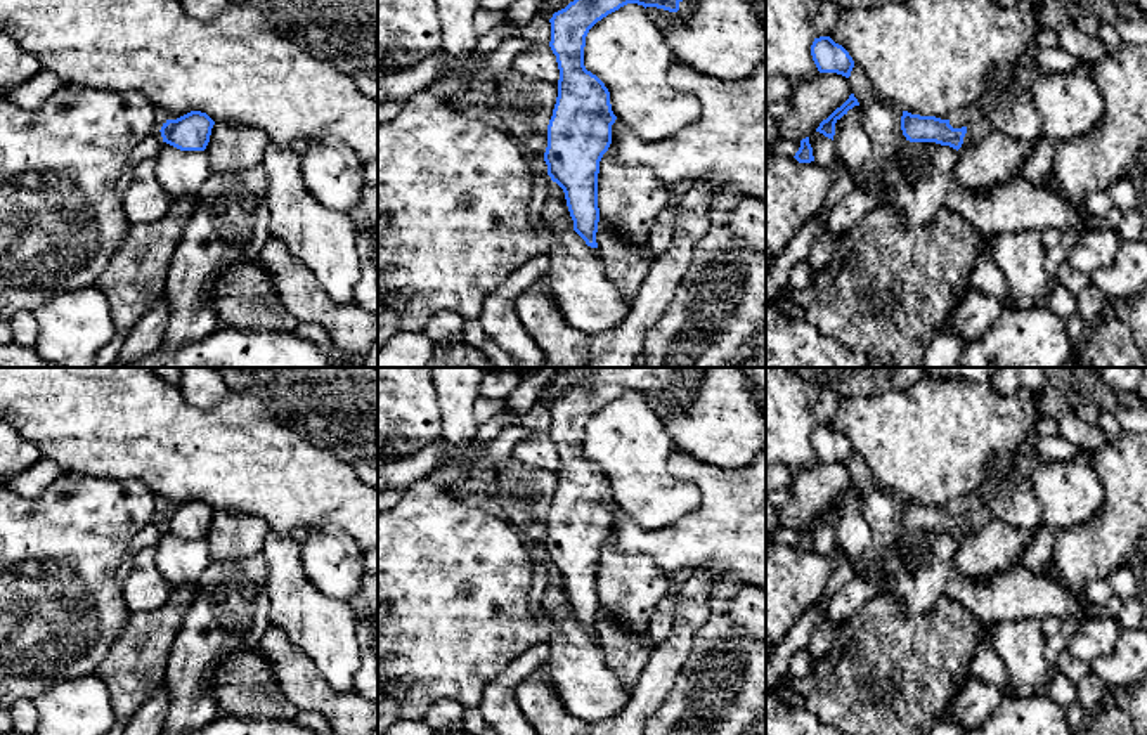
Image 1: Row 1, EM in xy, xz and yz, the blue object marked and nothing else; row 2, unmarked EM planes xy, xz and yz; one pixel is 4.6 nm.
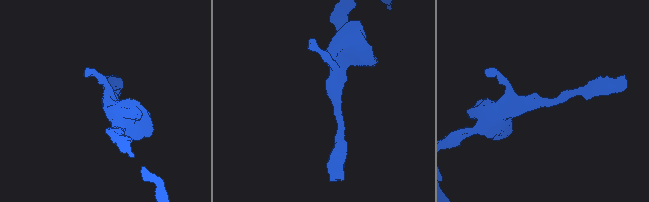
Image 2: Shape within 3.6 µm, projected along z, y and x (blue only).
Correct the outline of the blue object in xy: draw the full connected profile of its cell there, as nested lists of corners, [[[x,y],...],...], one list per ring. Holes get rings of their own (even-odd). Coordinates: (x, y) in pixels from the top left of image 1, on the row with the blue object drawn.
[[[191,111],[177,120],[166,120],[161,127],[163,142],[180,151],[204,151],[215,121],[201,111]]]

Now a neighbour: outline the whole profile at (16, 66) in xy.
[[[0,35],[0,87],[17,87],[43,69],[31,52]]]

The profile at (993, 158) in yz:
[[[982,130],[975,142],[962,144],[958,149],[955,175],[960,185],[974,194],[986,194],[1015,179],[1033,151],[1034,142],[1022,142],[996,130]]]

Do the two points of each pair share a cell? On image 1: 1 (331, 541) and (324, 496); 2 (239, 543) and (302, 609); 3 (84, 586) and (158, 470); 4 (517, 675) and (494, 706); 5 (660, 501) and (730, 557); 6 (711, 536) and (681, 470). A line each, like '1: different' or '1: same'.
1: different
2: different
3: different
4: same
5: different
6: same

